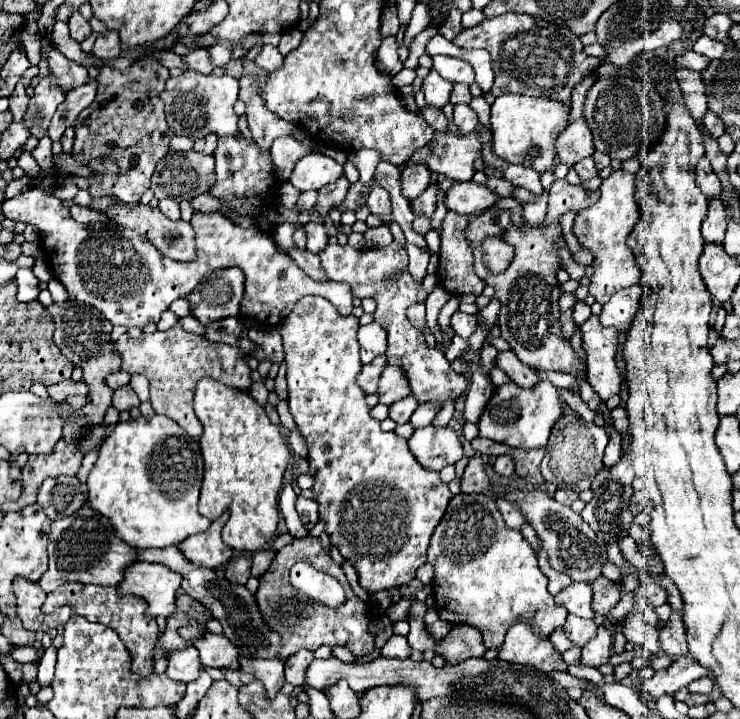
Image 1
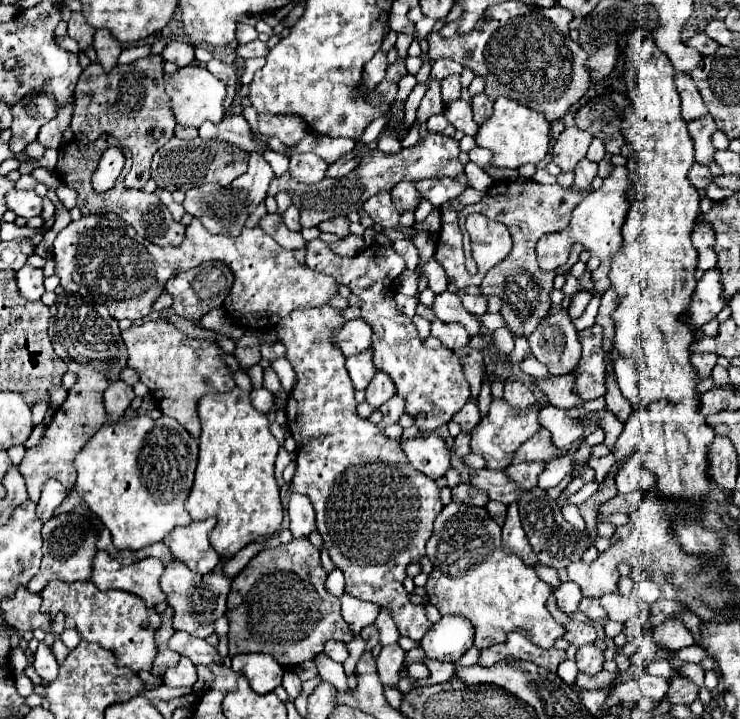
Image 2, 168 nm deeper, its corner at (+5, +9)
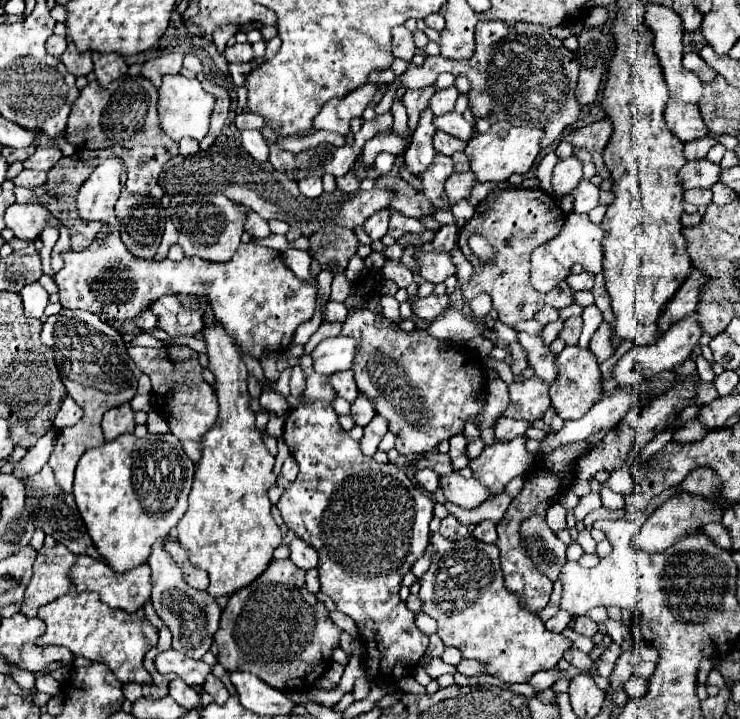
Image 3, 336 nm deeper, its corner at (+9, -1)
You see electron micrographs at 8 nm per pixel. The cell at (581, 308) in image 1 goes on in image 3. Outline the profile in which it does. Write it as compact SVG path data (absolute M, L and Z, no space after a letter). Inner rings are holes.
M569 317L565 321L563 331L559 333L559 337L567 343L567 345L577 345L577 339L581 335L581 327L583 327L583 319L581 317Z

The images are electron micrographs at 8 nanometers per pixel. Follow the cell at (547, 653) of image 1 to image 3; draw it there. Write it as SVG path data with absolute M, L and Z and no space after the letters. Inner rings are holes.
M461 661L459 665L457 665L457 671L461 673L461 675L467 675L467 677L479 677L479 675L485 675L485 663L481 663L481 661Z

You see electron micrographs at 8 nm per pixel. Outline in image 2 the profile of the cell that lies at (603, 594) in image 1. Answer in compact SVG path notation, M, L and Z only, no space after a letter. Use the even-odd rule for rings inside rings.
M581 599L579 603L579 611L583 611L591 621L599 621L599 619L605 619L607 613L605 609L599 605L599 599Z

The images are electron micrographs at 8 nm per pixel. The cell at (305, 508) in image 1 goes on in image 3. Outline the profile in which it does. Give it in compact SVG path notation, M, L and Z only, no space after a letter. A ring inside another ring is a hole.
M295 537L289 547L291 547L291 561L297 567L301 567L305 571L311 569L311 567L317 567L317 551L309 543L305 543L303 539Z

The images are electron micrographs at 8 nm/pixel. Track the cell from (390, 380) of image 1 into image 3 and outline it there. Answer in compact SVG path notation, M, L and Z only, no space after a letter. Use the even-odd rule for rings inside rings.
M359 395L355 399L355 403L351 405L351 417L357 425L367 425L373 417L375 417L375 407L373 407L373 401L367 397L367 395Z

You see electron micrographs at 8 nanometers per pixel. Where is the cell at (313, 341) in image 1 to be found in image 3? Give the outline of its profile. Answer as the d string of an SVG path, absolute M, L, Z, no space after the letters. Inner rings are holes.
M303 355L301 361L299 361L299 365L303 367L303 371L305 371L305 375L307 375L307 387L305 387L305 393L303 393L305 403L303 403L303 405L297 405L297 407L293 407L293 409L289 411L289 415L287 415L287 419L285 419L285 427L283 427L283 439L285 439L287 447L289 447L289 451L291 451L291 457L293 457L293 459L297 461L297 465L299 465L299 475L297 475L297 479L293 481L293 485L281 495L281 499L279 499L279 503L277 503L277 509L279 509L281 517L283 517L283 521L287 523L287 527L289 527L291 531L295 531L295 535L299 535L301 539L305 539L313 549L317 549L317 553L319 553L319 565L317 565L317 569L319 569L319 577L321 577L321 591L335 601L337 611L349 615L349 617L357 623L359 633L361 633L361 637L363 637L363 641L365 641L365 645L367 645L367 661L369 661L369 663L365 663L365 669L367 669L373 677L377 677L377 679L375 679L375 685L391 685L391 683L397 683L397 679L401 679L401 677L413 675L413 671L415 671L415 661L419 661L419 657L425 653L425 649L427 649L427 645L429 645L429 637L427 637L425 633L421 633L421 631L417 629L417 625L415 625L415 613L409 611L407 605L405 605L405 601L399 599L399 589L401 589L403 575L405 575L407 571L411 571L413 563L415 563L419 557L423 557L423 553L425 553L425 549L427 549L427 545L429 545L429 523L431 523L431 519L433 519L433 499L431 499L429 495L425 495L425 493L405 475L405 471L403 471L401 467L397 467L397 465L381 465L381 463L377 463L373 457L363 455L363 453L361 453L361 443L355 441L355 439L351 439L351 437L349 437L349 431L345 431L345 429L339 425L339 415L335 413L335 409L333 409L333 405L331 405L333 399L337 399L337 393L333 391L333 385L331 385L329 375L317 373L317 371L313 369L313 363L311 363L311 357L309 357L309 355Z

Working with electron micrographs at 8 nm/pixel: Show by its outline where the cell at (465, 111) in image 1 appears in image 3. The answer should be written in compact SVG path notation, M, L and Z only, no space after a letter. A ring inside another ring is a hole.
M457 111L445 113L441 117L433 117L433 125L437 129L441 129L441 131L445 131L445 133L457 137L457 139L461 139L461 141L469 141L473 137L473 125L467 123L463 119L463 115L457 113Z

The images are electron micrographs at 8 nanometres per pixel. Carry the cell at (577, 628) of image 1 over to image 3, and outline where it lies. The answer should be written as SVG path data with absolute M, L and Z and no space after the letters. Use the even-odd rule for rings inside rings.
M571 647L569 651L565 651L563 657L565 657L571 665L575 665L575 667L579 667L579 669L583 669L583 671L587 671L587 669L593 665L593 659L589 657L589 653L583 653L583 651L575 649L575 647Z

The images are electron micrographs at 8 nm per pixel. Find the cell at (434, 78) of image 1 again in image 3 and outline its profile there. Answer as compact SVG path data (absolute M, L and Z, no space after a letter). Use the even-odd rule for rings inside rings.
M427 107L423 113L421 113L421 119L419 119L419 125L413 133L413 139L405 151L405 165L407 169L413 173L413 175L419 175L421 171L425 171L425 167L429 167L433 163L433 157L435 157L435 149L433 149L433 133L437 129L433 127L433 111Z

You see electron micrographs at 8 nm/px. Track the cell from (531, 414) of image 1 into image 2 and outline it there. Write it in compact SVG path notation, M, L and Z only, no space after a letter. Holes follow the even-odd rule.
M495 399L491 403L489 415L473 429L471 433L471 451L479 453L485 459L485 467L489 469L497 469L497 471L505 471L511 461L513 461L513 453L529 439L537 433L537 429L541 429L539 425L539 405L535 405L533 409L529 409L529 413L523 415L515 415L513 409L507 405L507 401L503 399Z

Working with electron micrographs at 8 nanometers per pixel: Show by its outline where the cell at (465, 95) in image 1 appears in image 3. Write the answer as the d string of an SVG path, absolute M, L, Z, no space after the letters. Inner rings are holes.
M449 87L449 89L443 89L443 91L435 91L435 95L433 95L431 101L429 101L429 109L431 109L435 115L449 113L449 111L453 111L457 97L459 97L457 87Z

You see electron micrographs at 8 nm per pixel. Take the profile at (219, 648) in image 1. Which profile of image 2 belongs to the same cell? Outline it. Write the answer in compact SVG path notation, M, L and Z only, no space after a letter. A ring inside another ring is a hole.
M177 631L169 639L169 649L177 651L179 655L189 657L193 661L193 665L211 665L211 663L221 663L223 661L213 645L209 645L207 641L197 639L189 633L183 633L183 631Z

